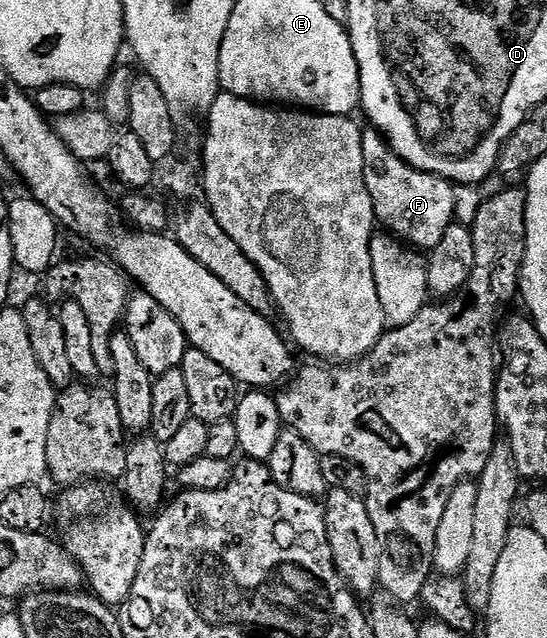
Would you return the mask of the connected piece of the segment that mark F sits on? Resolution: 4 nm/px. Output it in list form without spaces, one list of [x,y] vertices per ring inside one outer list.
[[[366,128],[361,140],[364,184],[371,196],[374,218],[411,247],[421,251],[433,250],[456,218],[456,188],[446,179],[407,165],[376,128]]]

